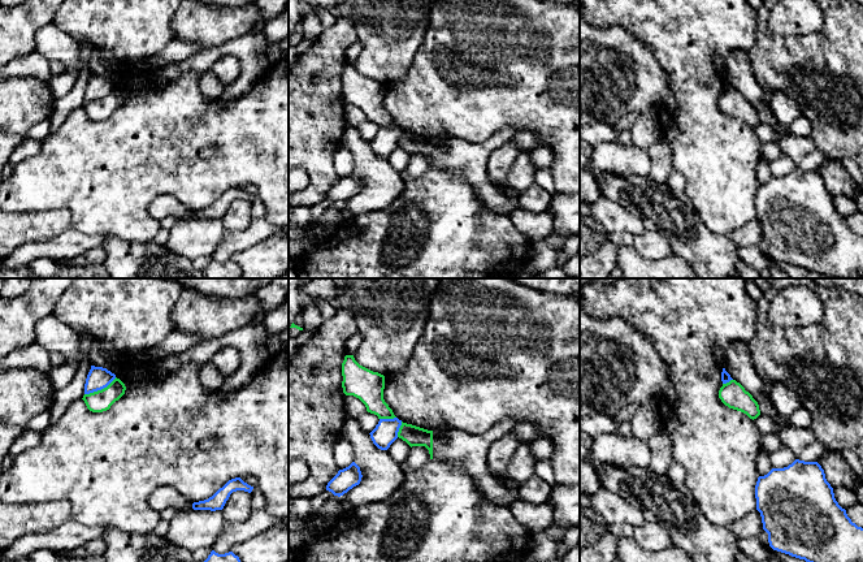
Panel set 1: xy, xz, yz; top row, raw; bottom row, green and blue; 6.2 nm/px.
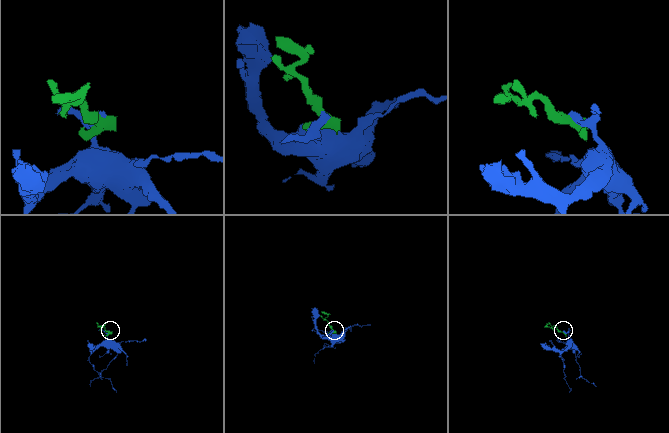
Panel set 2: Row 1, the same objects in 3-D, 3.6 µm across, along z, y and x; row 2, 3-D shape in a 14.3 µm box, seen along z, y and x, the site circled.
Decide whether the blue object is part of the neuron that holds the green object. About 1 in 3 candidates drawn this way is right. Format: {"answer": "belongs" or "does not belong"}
{"answer": "does not belong"}

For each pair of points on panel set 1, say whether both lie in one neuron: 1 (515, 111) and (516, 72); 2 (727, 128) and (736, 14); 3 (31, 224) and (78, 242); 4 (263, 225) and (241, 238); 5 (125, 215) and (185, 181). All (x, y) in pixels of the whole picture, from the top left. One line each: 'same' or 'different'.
1: same
2: same
3: different
4: same
5: same

